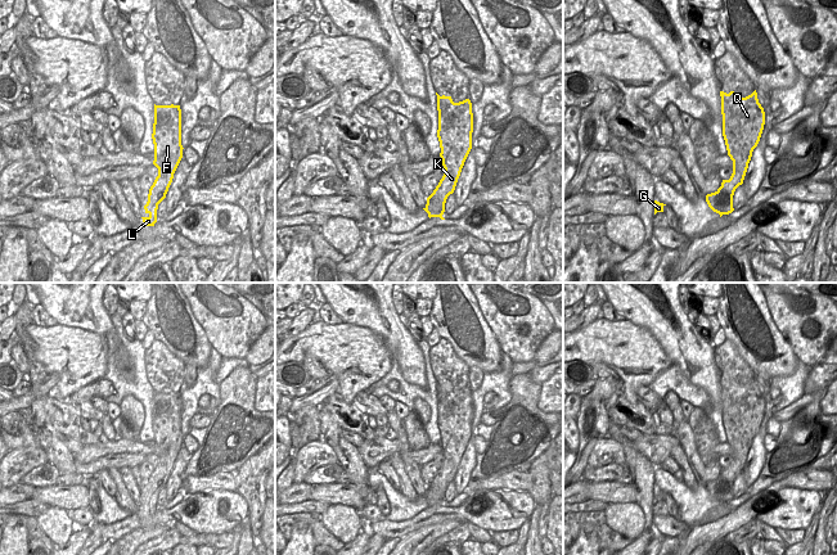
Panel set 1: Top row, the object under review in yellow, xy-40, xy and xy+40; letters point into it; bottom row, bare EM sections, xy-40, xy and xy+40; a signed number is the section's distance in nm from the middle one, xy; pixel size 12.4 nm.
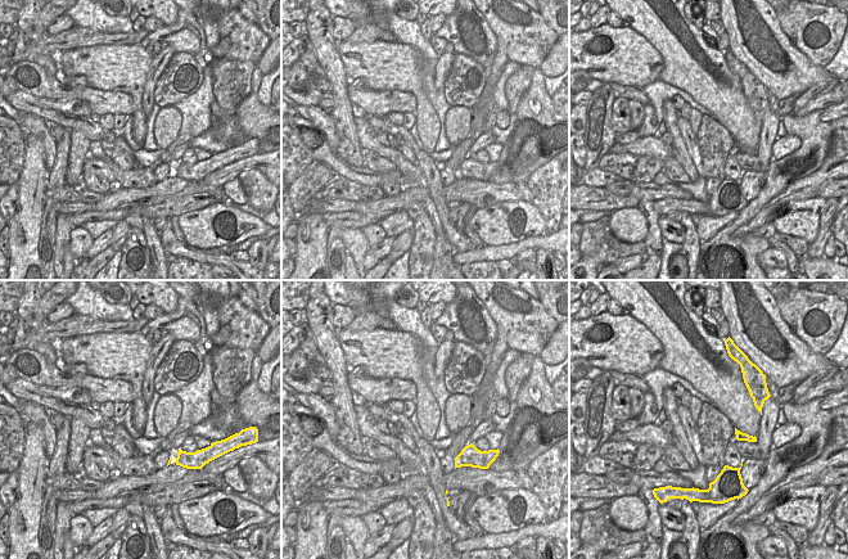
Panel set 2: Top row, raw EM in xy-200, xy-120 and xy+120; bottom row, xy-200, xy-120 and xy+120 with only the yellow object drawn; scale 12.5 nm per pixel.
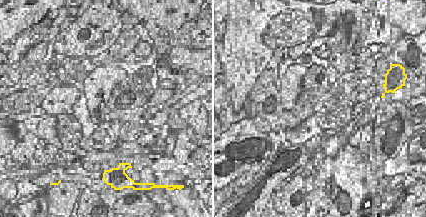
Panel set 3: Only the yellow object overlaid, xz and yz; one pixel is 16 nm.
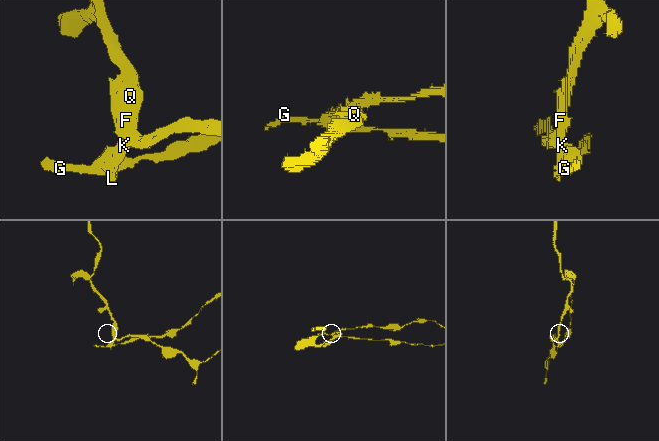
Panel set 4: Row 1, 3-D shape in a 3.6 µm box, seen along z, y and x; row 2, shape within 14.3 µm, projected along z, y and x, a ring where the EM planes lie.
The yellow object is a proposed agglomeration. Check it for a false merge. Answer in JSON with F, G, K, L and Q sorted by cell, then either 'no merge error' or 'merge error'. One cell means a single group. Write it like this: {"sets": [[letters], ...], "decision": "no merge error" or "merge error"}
{"sets": [["F", "K", "L", "Q"], ["G"]], "decision": "merge error"}

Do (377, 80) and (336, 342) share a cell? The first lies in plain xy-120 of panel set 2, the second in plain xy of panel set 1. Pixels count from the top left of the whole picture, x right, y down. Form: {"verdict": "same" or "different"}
{"verdict": "same"}

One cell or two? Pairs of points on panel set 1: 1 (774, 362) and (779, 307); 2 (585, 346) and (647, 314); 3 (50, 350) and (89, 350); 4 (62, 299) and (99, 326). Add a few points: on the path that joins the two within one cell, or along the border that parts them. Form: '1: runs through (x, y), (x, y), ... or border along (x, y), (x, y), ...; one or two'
1: border along (765, 299), (775, 326), (793, 353); two
2: border along (626, 319), (644, 326), (656, 339); two
3: runs through (59, 350), (80, 352); one
4: runs through (73, 299), (85, 310), (91, 310), (94, 315); one

